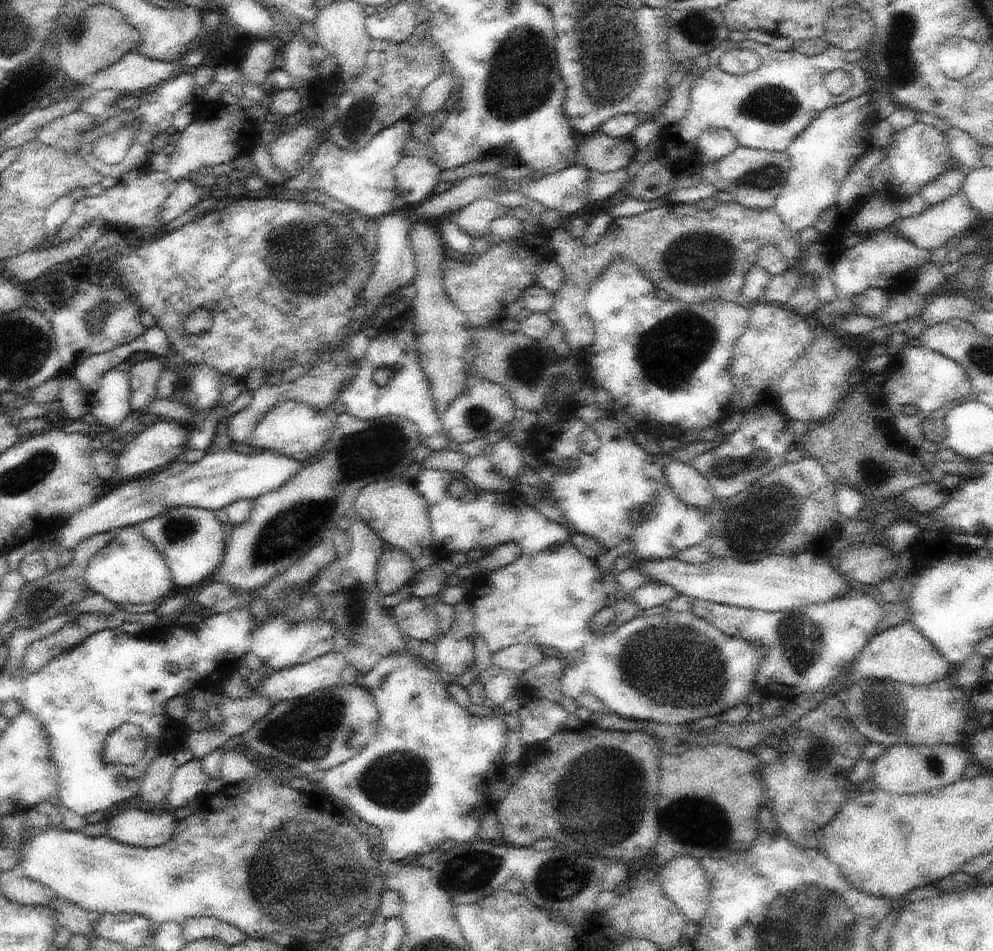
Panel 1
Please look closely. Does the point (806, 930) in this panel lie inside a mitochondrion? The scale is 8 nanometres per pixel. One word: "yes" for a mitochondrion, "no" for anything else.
yes

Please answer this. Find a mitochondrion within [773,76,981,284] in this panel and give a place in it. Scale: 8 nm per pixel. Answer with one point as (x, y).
(963, 108)

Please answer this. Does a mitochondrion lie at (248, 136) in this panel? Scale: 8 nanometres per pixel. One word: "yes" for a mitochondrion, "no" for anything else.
no

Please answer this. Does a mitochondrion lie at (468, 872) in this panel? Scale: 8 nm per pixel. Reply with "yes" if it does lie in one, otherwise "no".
yes

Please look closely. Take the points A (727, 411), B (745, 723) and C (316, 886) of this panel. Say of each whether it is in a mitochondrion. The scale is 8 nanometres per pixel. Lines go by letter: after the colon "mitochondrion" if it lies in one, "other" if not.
A: other
B: other
C: mitochondrion

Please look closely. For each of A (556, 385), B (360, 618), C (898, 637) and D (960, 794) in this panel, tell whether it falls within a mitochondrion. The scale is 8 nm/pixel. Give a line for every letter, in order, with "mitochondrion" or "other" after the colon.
A: other
B: mitochondrion
C: other
D: other

